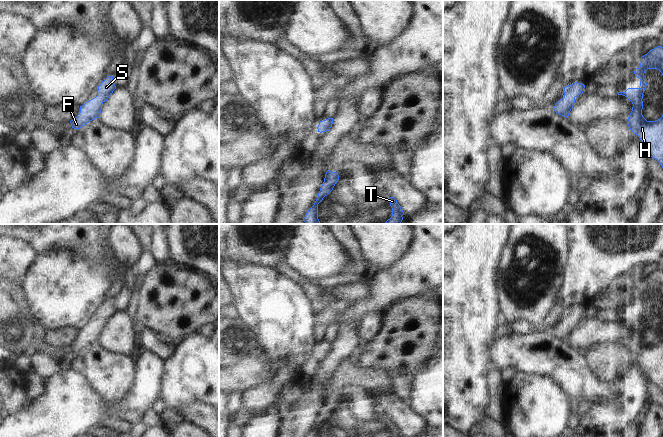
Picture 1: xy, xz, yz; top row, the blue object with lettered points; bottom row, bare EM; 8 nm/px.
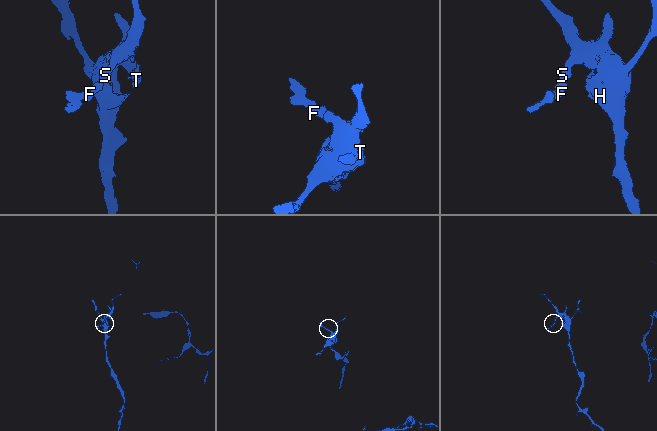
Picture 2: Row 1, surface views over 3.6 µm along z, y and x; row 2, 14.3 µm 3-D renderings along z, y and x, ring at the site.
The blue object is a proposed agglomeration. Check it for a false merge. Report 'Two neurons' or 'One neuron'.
One neuron.

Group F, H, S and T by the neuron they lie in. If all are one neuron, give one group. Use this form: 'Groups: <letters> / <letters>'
Groups: F H S T.

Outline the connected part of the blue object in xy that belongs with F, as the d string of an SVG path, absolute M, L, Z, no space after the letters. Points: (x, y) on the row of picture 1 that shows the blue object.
M108 76L98 86L97 96L80 106L80 113L70 121L72 128L79 129L93 119L99 118L102 104L107 101L115 89L116 86L113 82L113 76Z

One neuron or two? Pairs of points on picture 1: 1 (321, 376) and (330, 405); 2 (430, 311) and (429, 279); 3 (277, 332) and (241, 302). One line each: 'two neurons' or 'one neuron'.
1: two neurons
2: two neurons
3: one neuron

